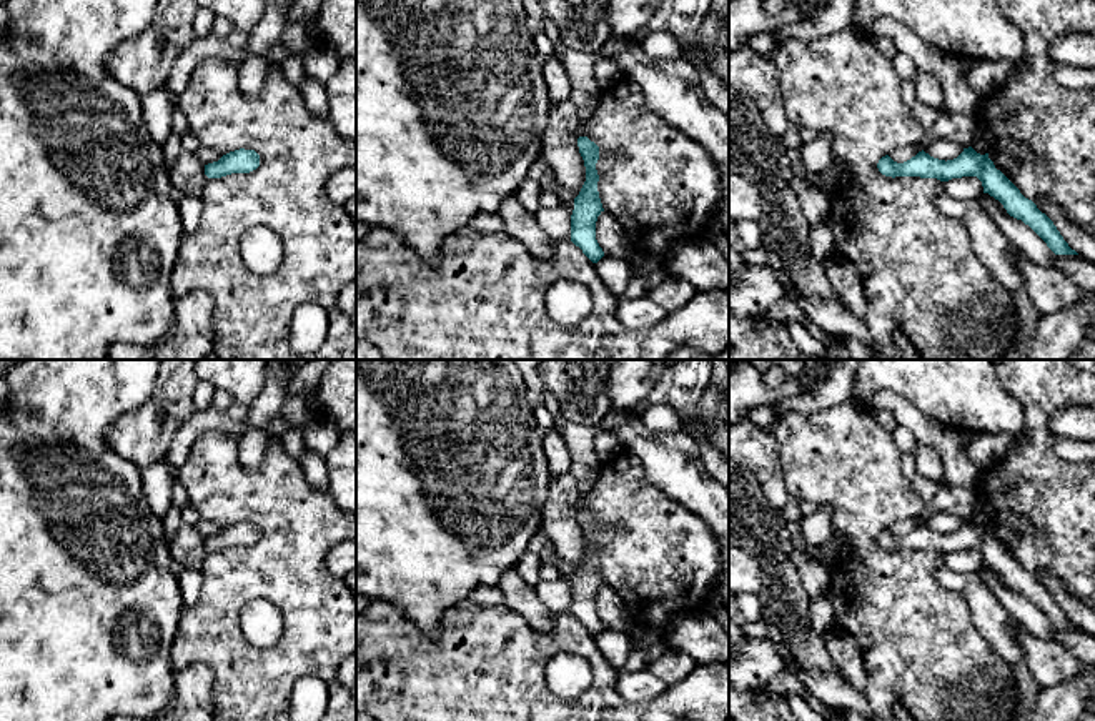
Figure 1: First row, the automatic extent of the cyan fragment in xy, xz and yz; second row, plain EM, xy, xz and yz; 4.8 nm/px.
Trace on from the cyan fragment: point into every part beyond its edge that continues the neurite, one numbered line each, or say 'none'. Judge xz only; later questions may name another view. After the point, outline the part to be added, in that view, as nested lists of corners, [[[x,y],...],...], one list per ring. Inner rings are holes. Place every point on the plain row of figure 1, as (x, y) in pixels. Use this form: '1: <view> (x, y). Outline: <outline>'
1: xz (579, 438). Outline: [[[564,420],[554,430],[562,436],[571,453],[569,473],[576,478],[579,491],[576,510],[584,510],[584,498],[591,491],[601,466],[594,450],[594,438],[599,433],[599,426],[586,426]]]

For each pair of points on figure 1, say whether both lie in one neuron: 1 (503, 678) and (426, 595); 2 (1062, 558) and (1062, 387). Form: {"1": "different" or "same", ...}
{"1": "different", "2": "same"}

